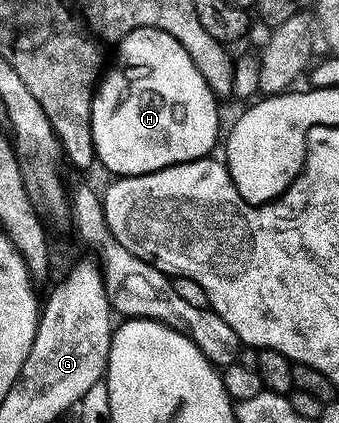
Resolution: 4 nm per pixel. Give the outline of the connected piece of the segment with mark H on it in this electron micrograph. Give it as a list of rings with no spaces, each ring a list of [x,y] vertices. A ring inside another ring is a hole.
[[[139,29],[123,38],[117,52],[115,66],[106,70],[91,105],[92,143],[98,164],[115,173],[116,178],[126,178],[149,175],[174,165],[210,158],[211,148],[219,137],[219,103],[197,71],[193,59],[189,59],[189,51],[185,51],[185,47],[181,47],[173,35]]]

